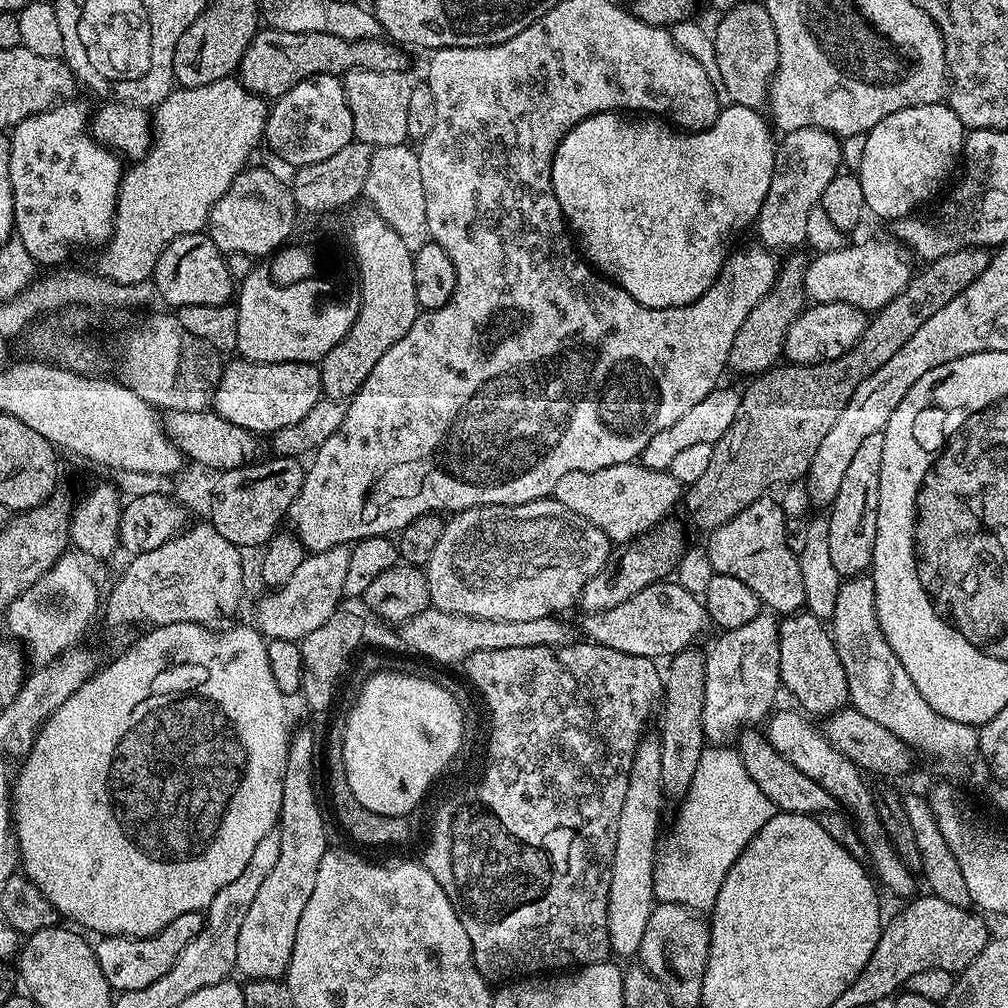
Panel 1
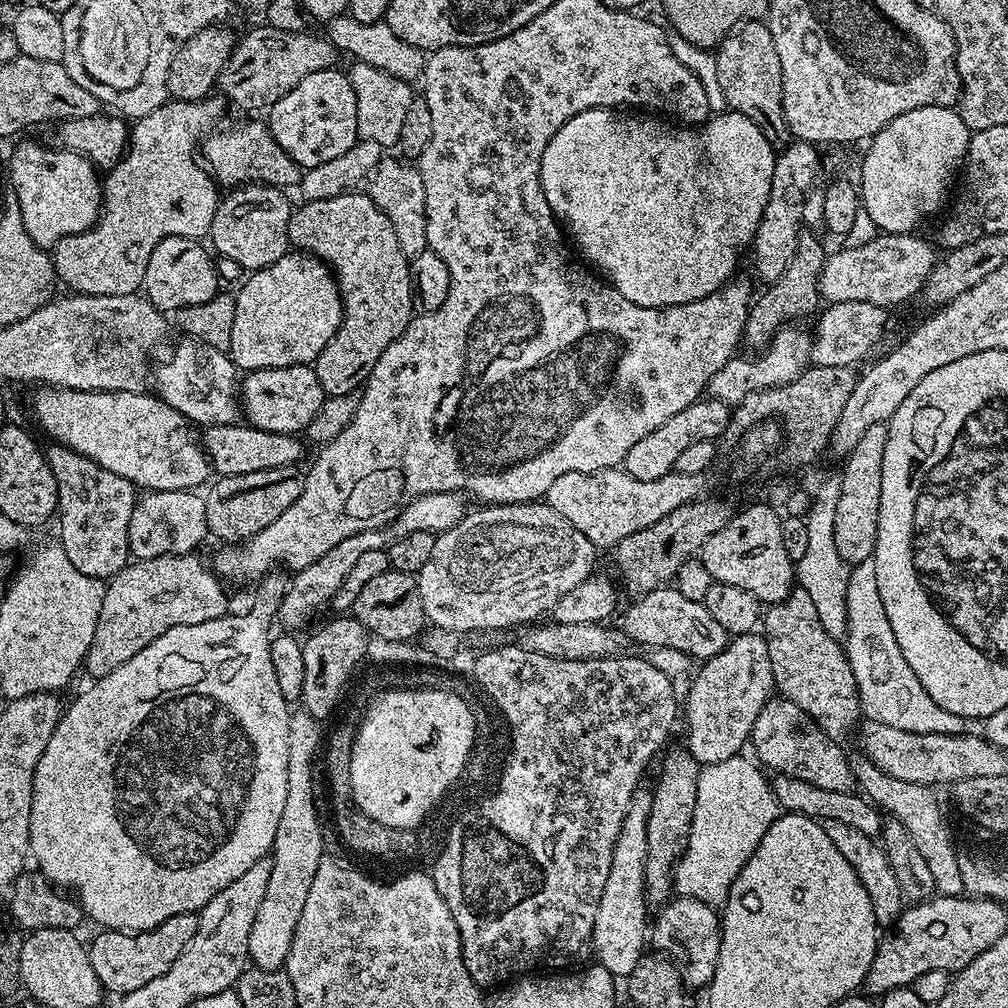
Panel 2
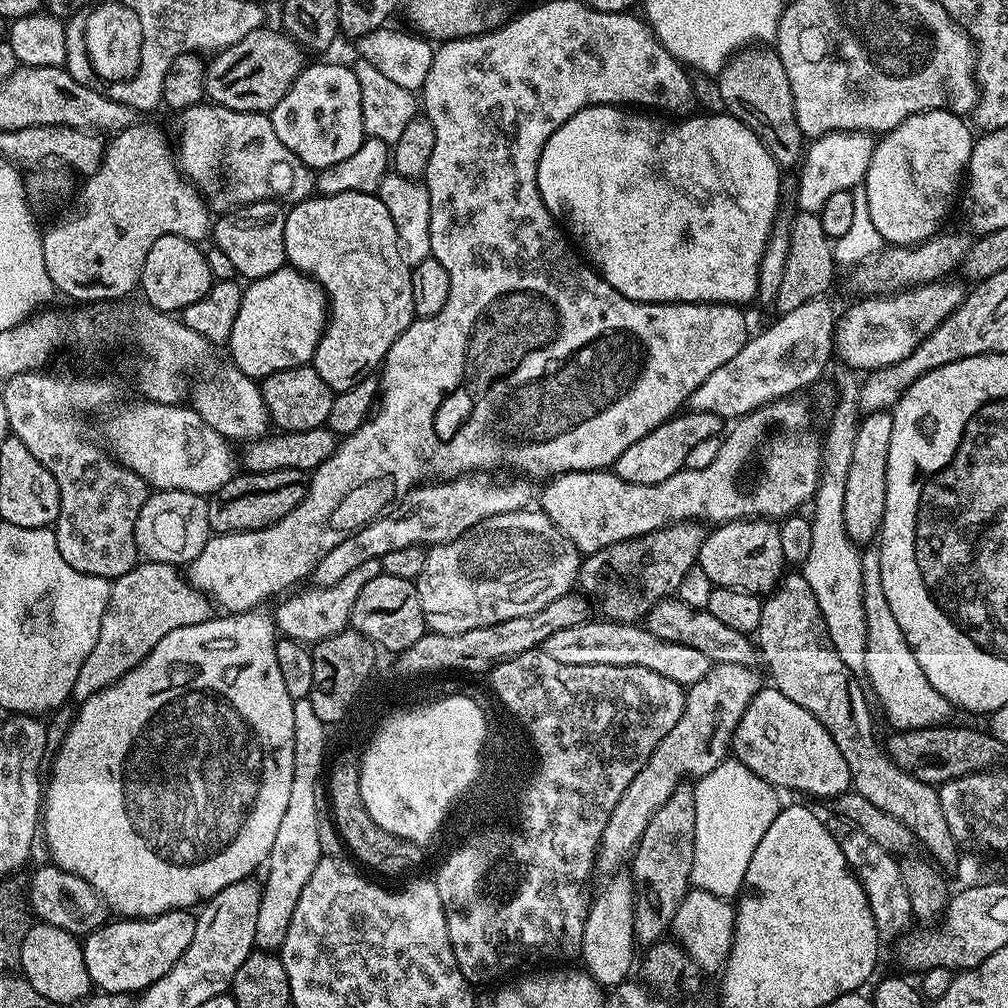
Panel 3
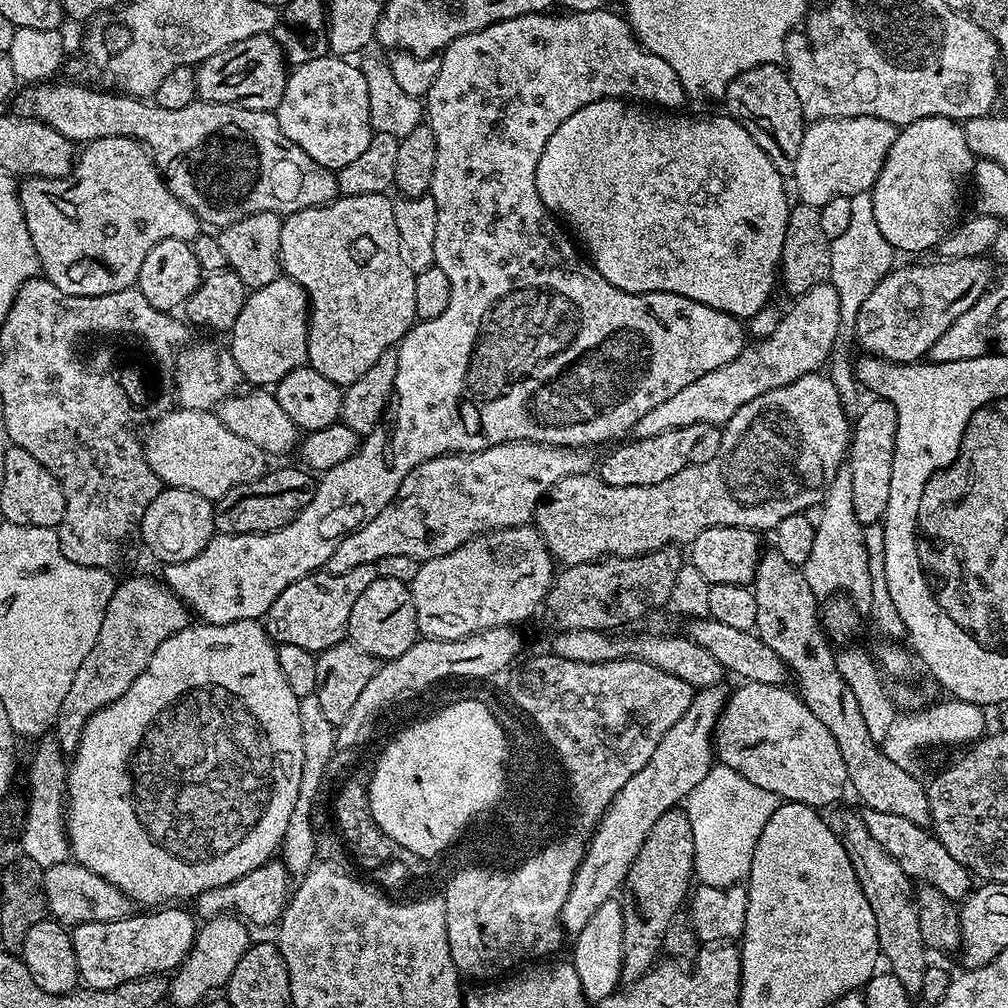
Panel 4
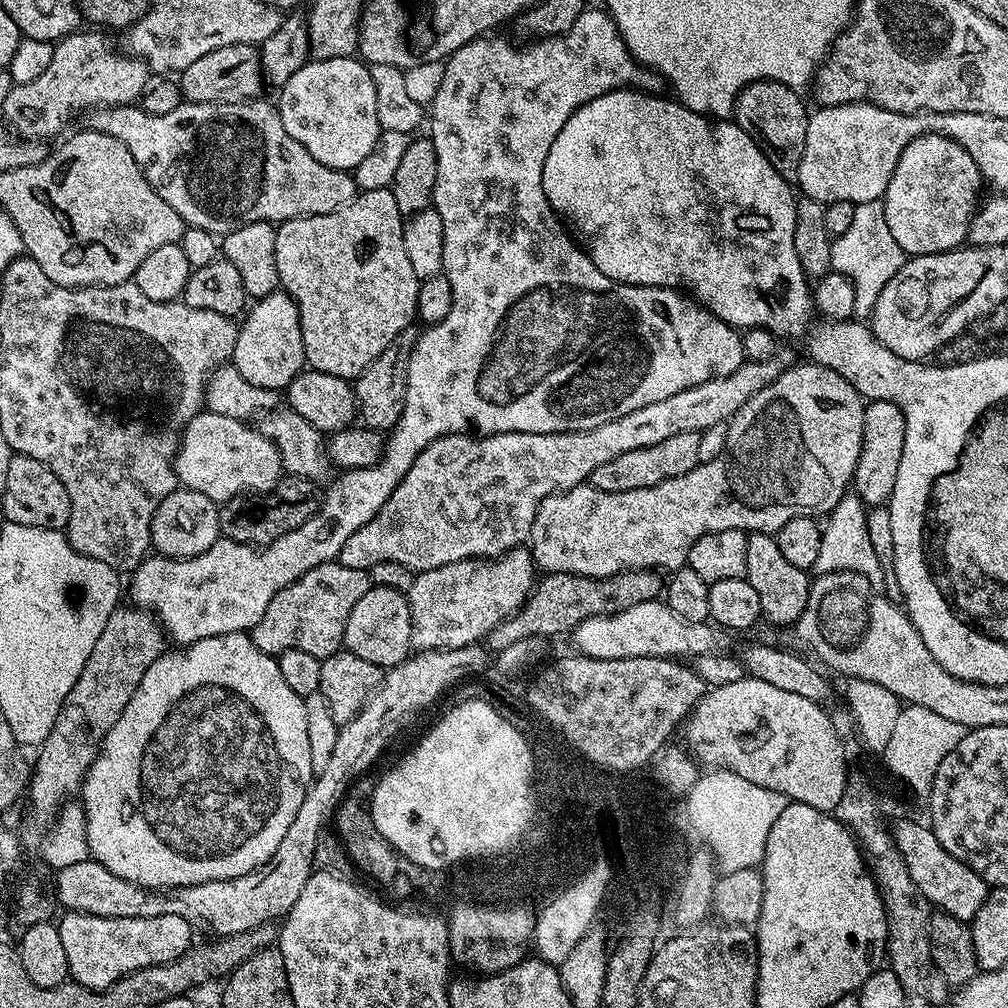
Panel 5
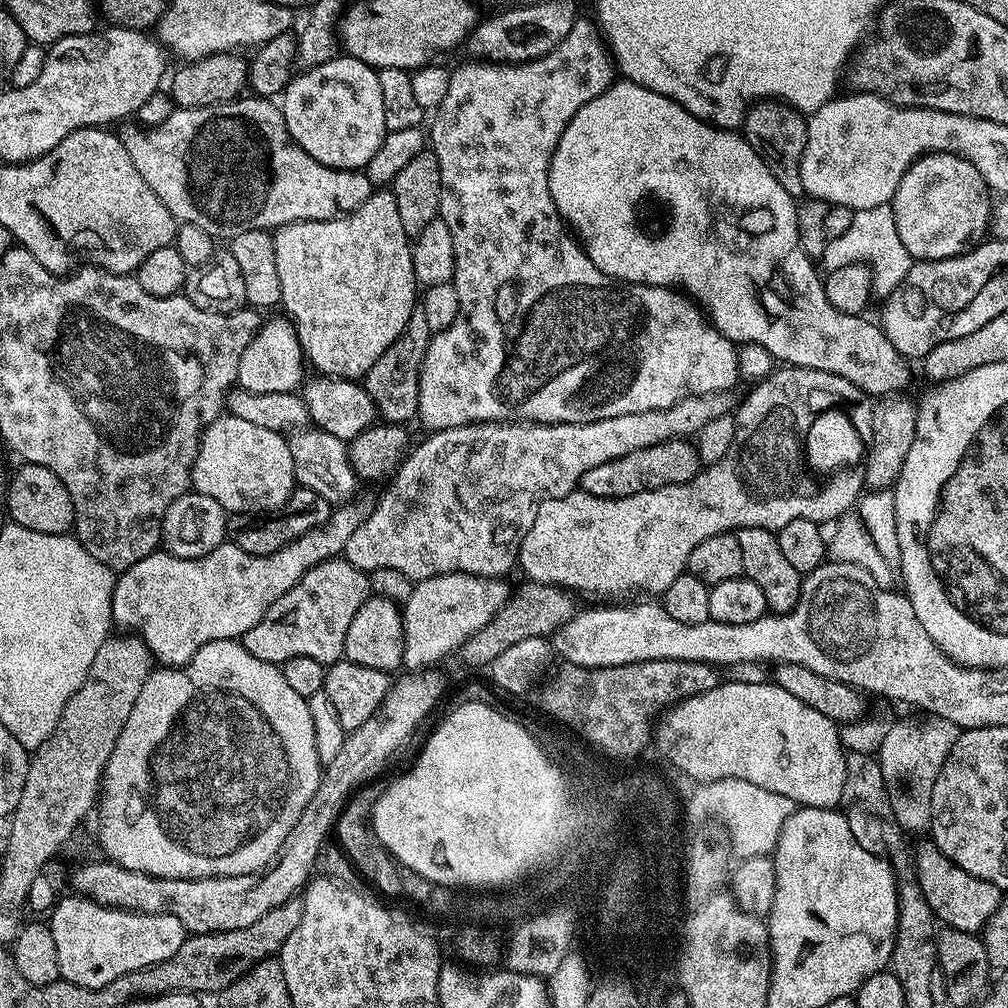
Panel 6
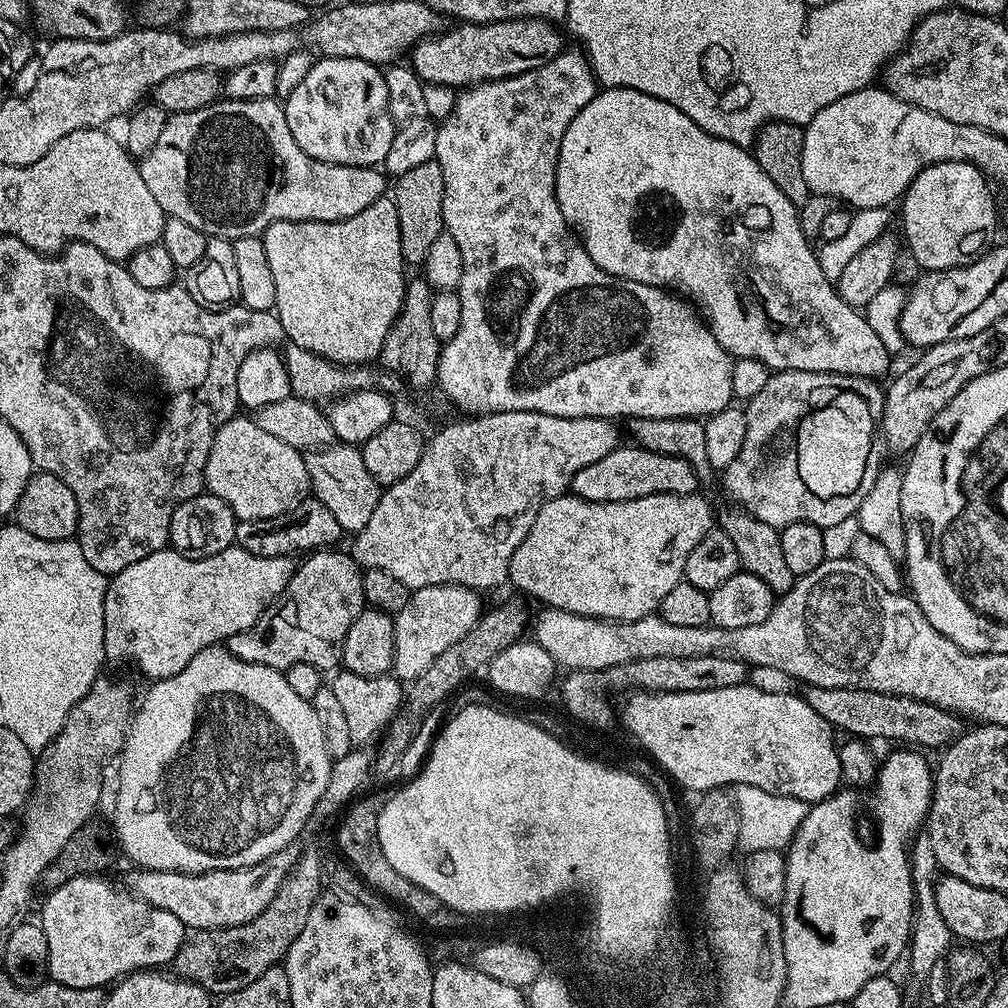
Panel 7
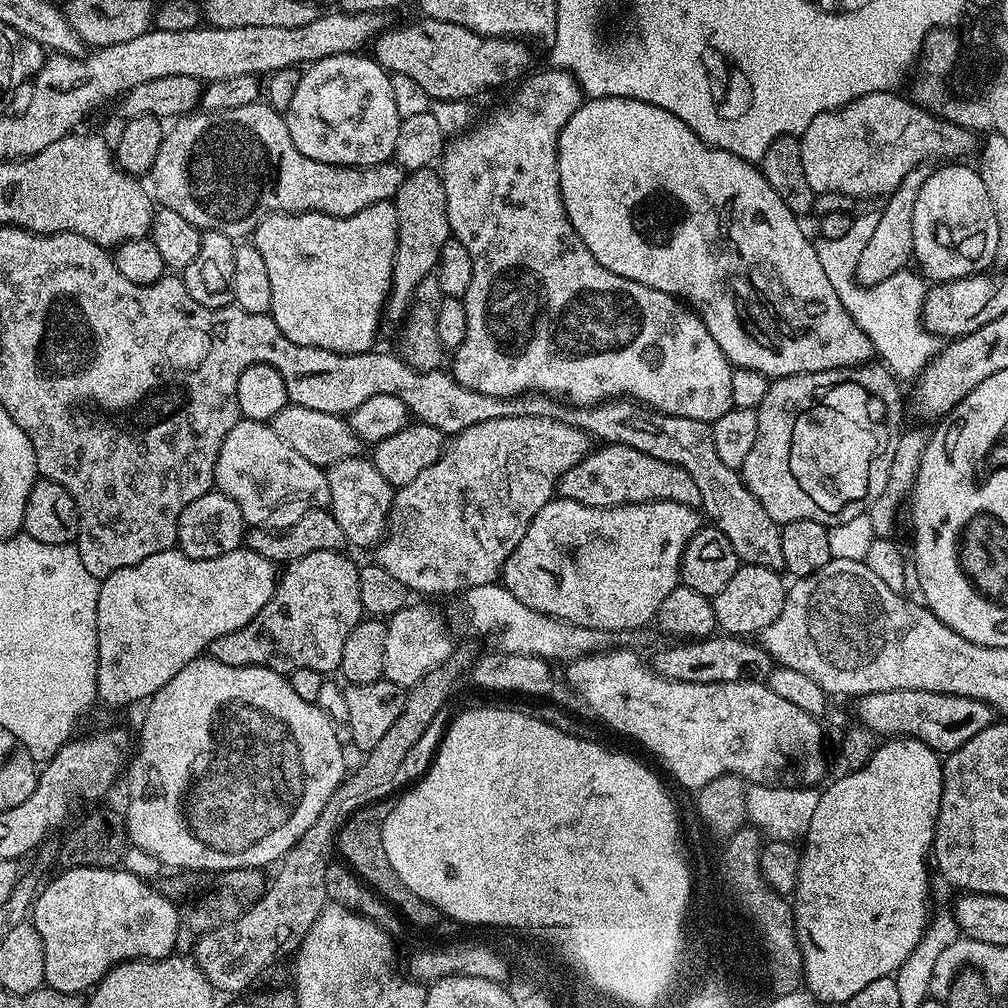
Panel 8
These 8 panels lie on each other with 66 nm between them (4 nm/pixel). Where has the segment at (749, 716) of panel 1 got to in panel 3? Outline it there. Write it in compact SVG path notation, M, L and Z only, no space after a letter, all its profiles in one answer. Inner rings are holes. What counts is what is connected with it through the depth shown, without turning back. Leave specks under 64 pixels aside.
M713 664L706 678L694 682L684 693L684 709L682 718L658 742L654 754L638 770L634 782L626 786L626 794L618 798L618 806L610 814L610 822L606 830L602 830L600 844L596 848L597 873L616 874L625 867L636 844L646 830L648 820L674 794L674 790L685 778L699 778L710 774L714 766L718 766L729 755L732 746L732 735L746 714L746 706L750 706L753 698L760 693L762 681L758 673L748 664Z

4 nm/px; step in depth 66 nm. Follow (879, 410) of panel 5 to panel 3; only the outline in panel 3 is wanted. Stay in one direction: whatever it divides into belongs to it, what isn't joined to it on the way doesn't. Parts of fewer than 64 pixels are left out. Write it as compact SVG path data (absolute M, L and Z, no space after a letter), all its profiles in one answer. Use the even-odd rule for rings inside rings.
M867 413L857 426L850 472L843 499L843 517L846 534L857 546L868 546L880 535L880 527L886 514L886 454L890 454L890 430L894 430L893 413Z

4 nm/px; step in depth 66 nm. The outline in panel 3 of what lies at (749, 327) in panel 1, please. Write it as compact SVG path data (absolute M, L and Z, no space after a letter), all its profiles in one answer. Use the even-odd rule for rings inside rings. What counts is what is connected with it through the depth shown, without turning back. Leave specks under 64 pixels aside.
M797 211L795 215L788 224L790 248L787 251L785 273L782 274L778 298L774 305L779 313L789 313L805 302L823 297L832 284L836 270L834 246L822 229L819 215L801 211Z

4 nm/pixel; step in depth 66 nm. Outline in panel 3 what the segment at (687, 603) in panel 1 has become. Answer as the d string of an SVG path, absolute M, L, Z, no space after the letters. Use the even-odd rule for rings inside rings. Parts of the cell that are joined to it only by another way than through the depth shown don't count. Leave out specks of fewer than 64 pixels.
M669 598L658 602L648 611L642 621L643 627L650 630L658 638L666 638L666 642L682 642L682 646L690 646L706 654L713 664L748 664L757 659L758 648L751 635L733 630L726 626L719 618L714 618L707 608L686 606L678 598Z

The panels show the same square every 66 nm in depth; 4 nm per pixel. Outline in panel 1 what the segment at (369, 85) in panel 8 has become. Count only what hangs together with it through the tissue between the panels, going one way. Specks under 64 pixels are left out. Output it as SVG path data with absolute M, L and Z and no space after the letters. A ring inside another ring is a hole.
M318 74L298 82L286 94L275 97L268 110L263 143L280 160L292 164L293 169L322 162L338 154L342 146L353 143L354 118L346 102L341 77Z

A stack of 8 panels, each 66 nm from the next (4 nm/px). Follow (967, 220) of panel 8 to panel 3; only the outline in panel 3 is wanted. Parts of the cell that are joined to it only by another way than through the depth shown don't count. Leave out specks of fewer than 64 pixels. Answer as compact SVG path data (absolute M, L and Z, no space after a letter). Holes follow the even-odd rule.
M930 110L922 114L914 114L910 118L906 118L906 122L902 122L898 126L894 126L894 130L883 133L875 141L872 149L872 157L870 158L870 166L864 175L864 182L862 190L868 199L868 209L870 210L870 222L874 222L874 230L878 230L881 241L888 246L911 246L913 244L920 244L923 240L928 240L931 236L937 235L941 231L944 219L948 216L948 211L952 208L952 203L957 203L958 197L962 192L962 181L965 179L968 163L970 162L970 154L972 153L972 145L974 143L973 129L968 129L969 121L963 115L955 112L947 112L946 110Z

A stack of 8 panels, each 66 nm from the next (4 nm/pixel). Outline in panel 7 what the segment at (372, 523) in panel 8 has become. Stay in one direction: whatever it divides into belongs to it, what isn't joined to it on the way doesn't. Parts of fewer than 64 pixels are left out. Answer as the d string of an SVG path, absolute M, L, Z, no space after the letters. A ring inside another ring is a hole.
M333 442L319 450L309 451L304 461L315 499L321 500L326 510L338 518L338 526L345 533L362 531L366 522L370 522L370 514L374 514L374 506L378 506L382 488L374 478L370 478L370 470L366 470L366 462L362 462L360 448Z

